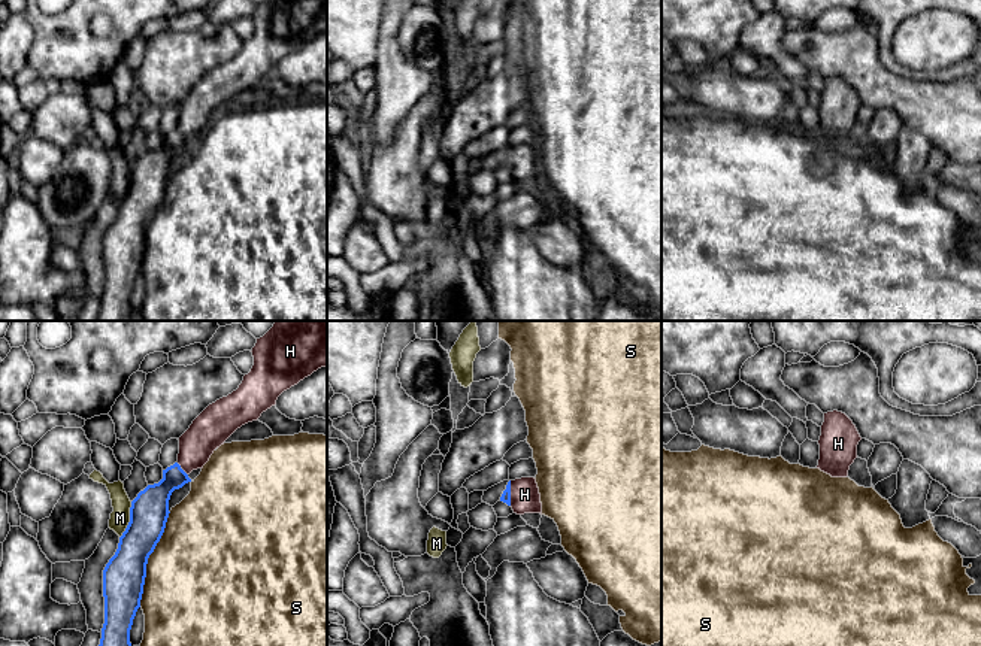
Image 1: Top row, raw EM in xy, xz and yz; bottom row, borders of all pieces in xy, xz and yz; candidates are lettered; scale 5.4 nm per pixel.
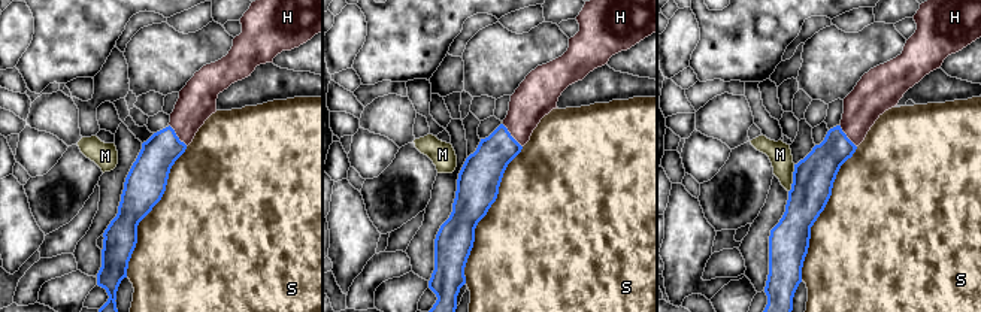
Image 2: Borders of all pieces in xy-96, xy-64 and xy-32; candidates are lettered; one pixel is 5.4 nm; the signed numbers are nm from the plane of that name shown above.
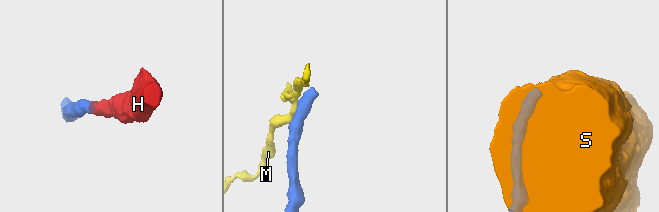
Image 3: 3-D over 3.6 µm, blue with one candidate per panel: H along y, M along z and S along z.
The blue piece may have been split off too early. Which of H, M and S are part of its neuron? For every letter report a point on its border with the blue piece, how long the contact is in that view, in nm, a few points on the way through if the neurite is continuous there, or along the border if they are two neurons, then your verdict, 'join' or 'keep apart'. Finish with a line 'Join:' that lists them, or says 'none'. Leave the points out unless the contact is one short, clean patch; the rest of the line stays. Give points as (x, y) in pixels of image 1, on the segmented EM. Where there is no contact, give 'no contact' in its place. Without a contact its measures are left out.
H: meets blue in xz at (509, 493); contact 140 nm long; runs through xz (505, 497), (509, 493), (524, 494); join
M: meets blue in xy at (130, 519); contact 220 nm long; border along xy (132, 502), (129, 524), (120, 537); keep apart
S: meets blue in xy at (147, 560); contact 550 nm long; keep apart
Join: H

